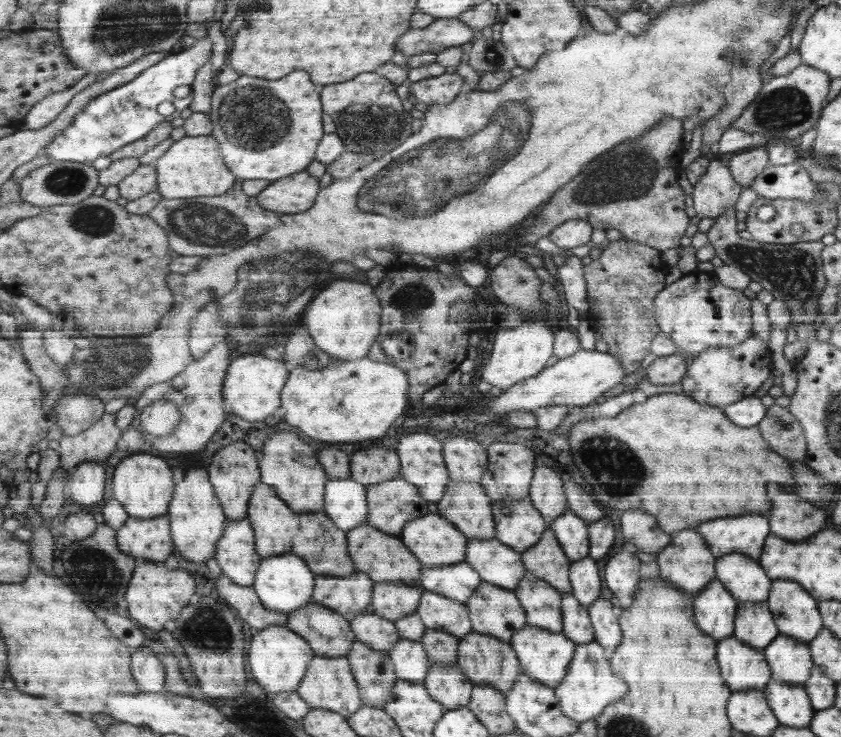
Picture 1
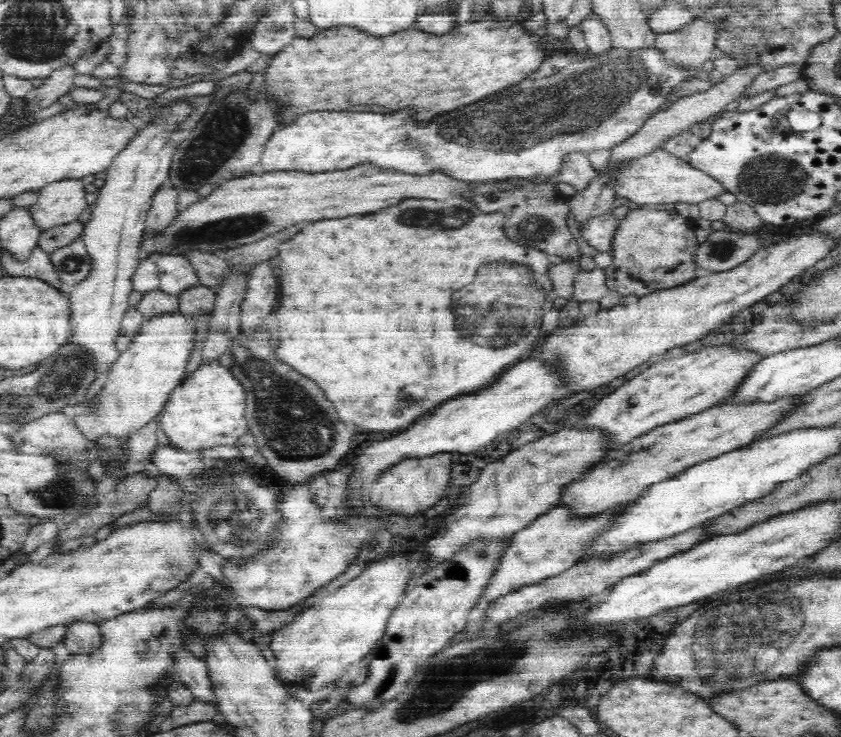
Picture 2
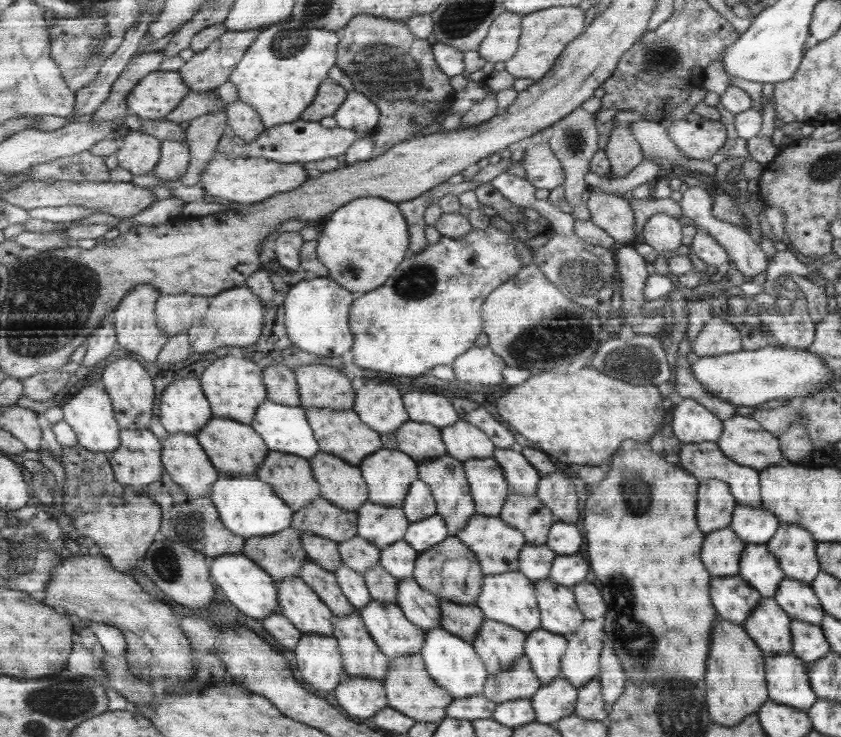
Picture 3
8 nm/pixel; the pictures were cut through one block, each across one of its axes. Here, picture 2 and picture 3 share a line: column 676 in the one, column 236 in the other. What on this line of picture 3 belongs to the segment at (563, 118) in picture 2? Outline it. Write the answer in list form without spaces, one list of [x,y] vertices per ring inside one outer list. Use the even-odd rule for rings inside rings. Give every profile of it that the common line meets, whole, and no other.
[[[286,18],[284,21],[273,22],[259,33],[255,44],[250,46],[244,53],[243,60],[239,61],[230,81],[236,85],[239,99],[255,107],[266,128],[270,128],[298,121],[302,111],[306,110],[314,100],[320,84],[330,76],[330,68],[336,66],[337,61],[338,36],[334,32],[326,29],[303,28],[292,18]]]

